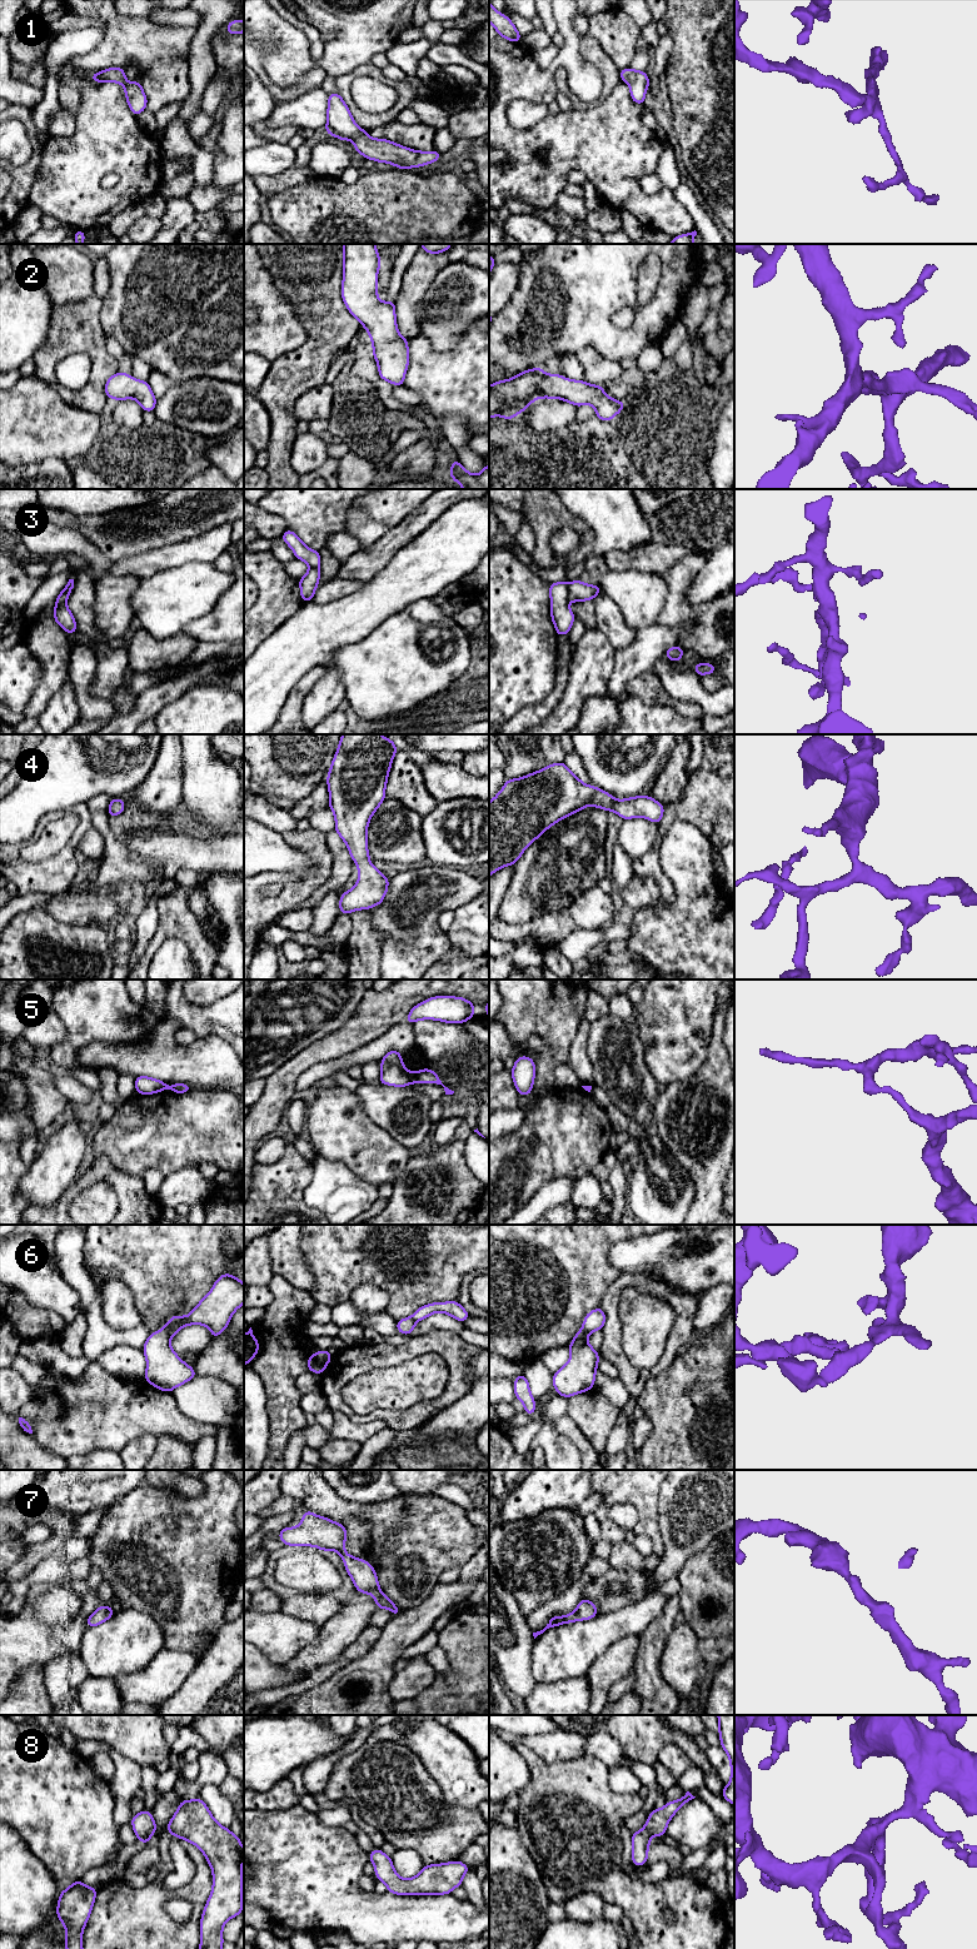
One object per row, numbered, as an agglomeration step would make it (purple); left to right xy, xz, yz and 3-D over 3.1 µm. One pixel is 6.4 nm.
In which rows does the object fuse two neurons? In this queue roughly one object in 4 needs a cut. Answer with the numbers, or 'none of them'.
3, 5, 6

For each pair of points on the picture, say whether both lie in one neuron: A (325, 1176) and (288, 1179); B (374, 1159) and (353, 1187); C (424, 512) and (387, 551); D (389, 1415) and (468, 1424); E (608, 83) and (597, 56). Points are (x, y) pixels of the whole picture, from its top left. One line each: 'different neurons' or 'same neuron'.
A: different neurons
B: different neurons
C: same neuron
D: different neurons
E: same neuron

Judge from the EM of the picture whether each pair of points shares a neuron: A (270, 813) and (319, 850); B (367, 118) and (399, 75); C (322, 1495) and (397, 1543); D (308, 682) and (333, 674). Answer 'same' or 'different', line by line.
A: different
B: different
C: same
D: different

